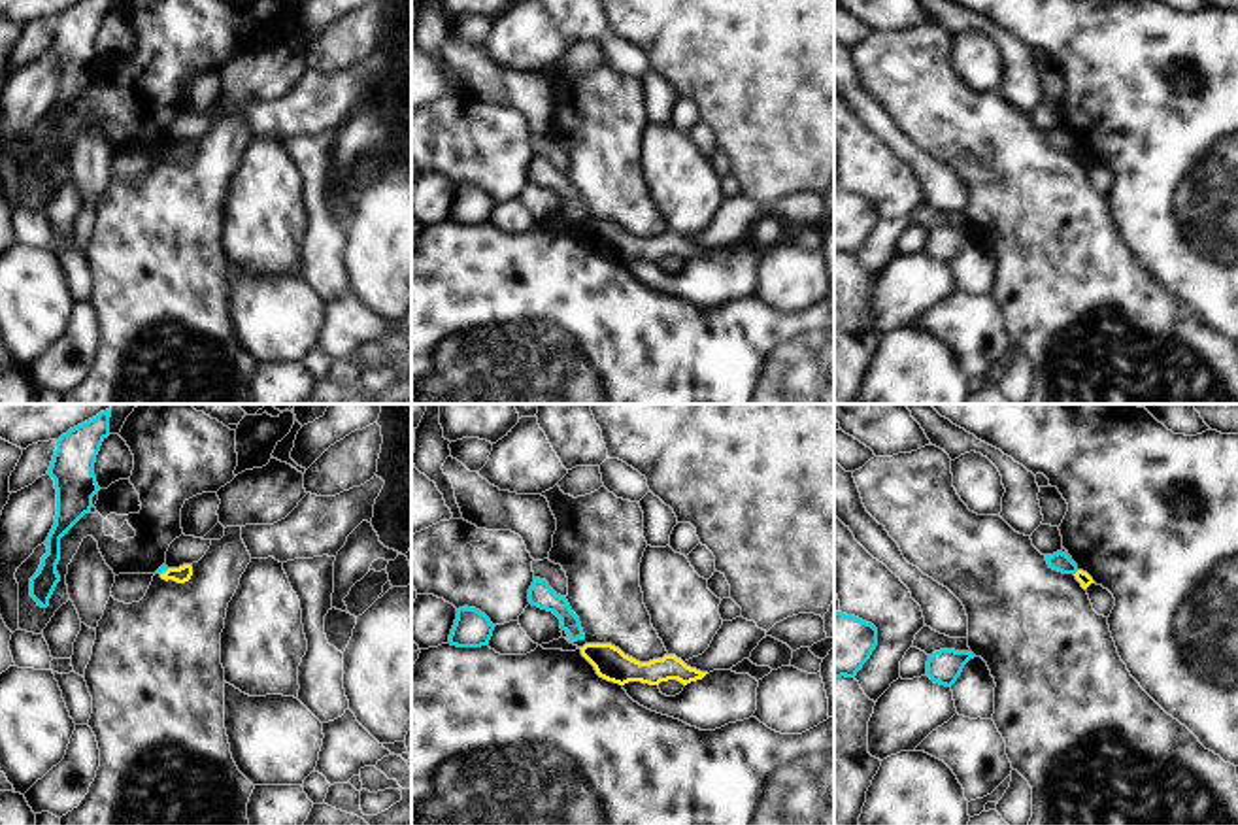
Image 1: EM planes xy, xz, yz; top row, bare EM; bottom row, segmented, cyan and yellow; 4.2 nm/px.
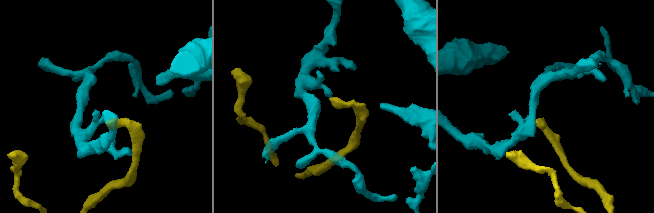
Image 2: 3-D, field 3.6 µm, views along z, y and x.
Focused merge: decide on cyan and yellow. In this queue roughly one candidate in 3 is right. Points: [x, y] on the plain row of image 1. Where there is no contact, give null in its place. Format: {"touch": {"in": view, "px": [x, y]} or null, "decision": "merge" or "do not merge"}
{"touch": {"in": "xy", "px": [165, 148]}, "decision": "do not merge"}

